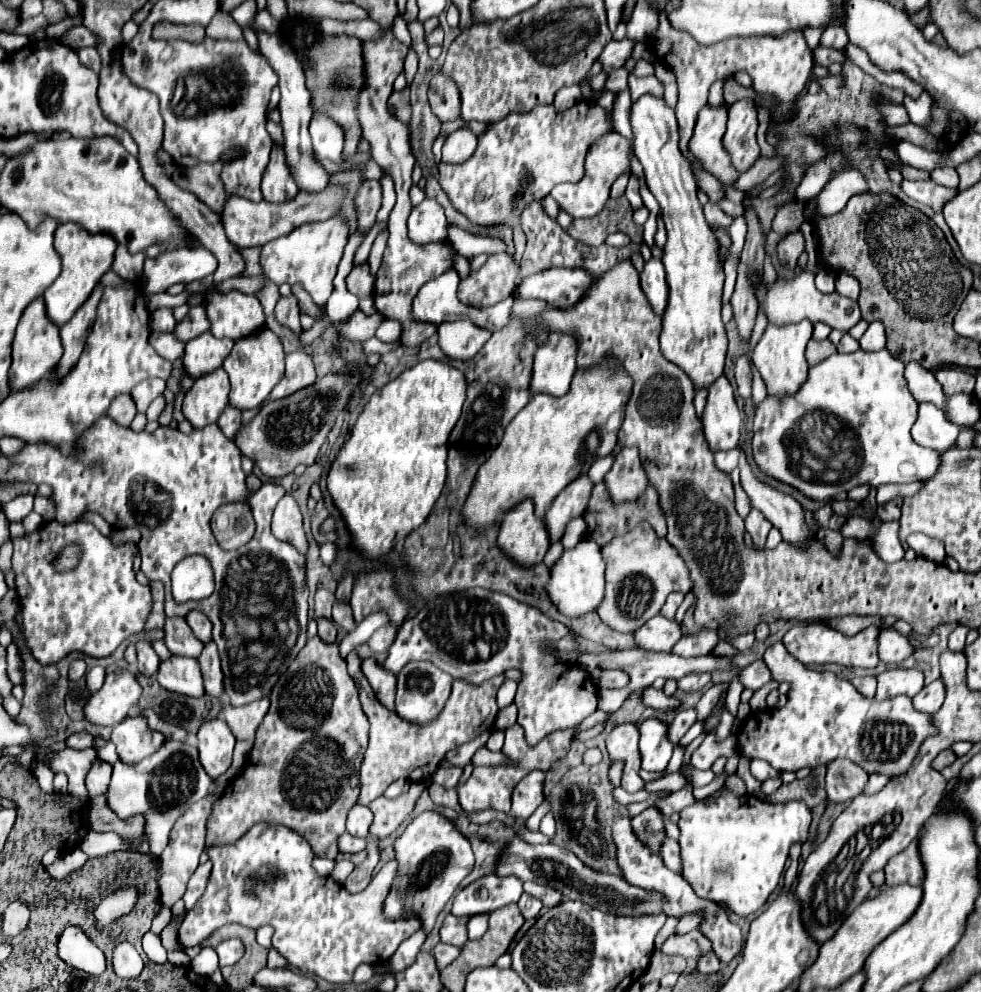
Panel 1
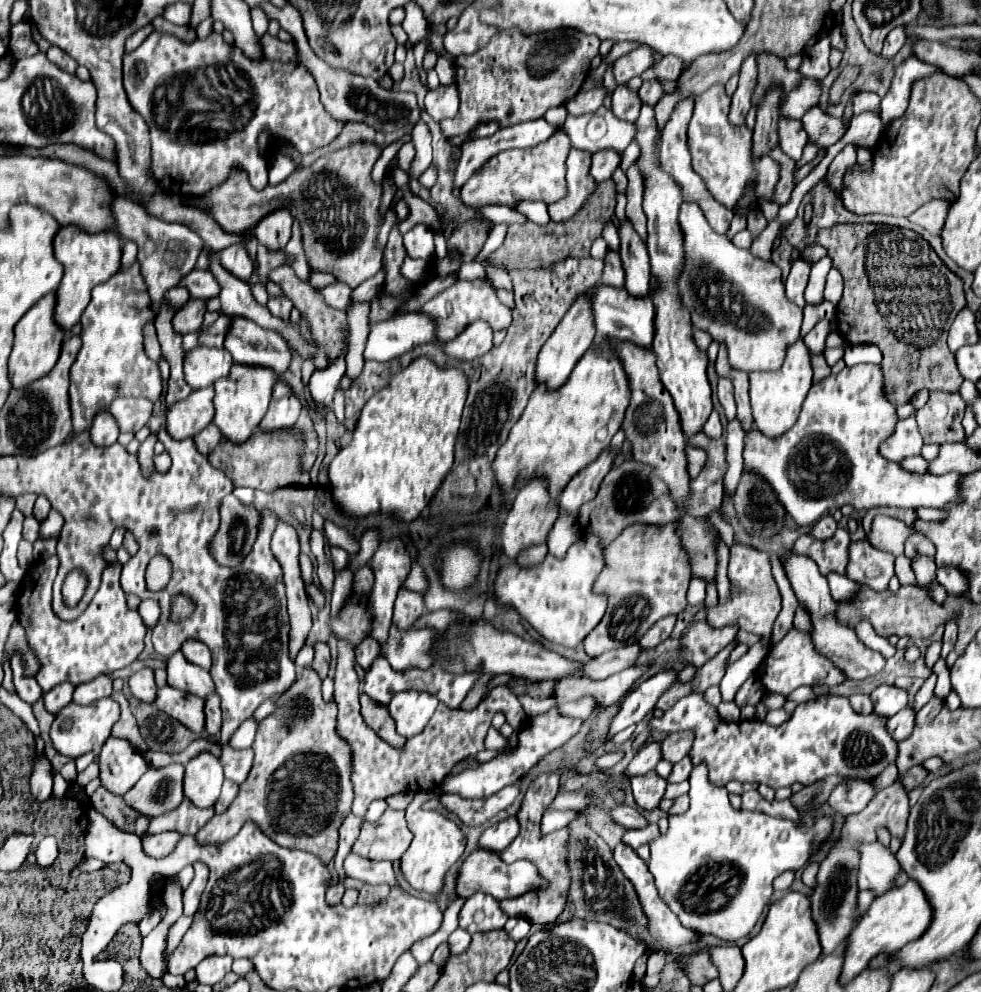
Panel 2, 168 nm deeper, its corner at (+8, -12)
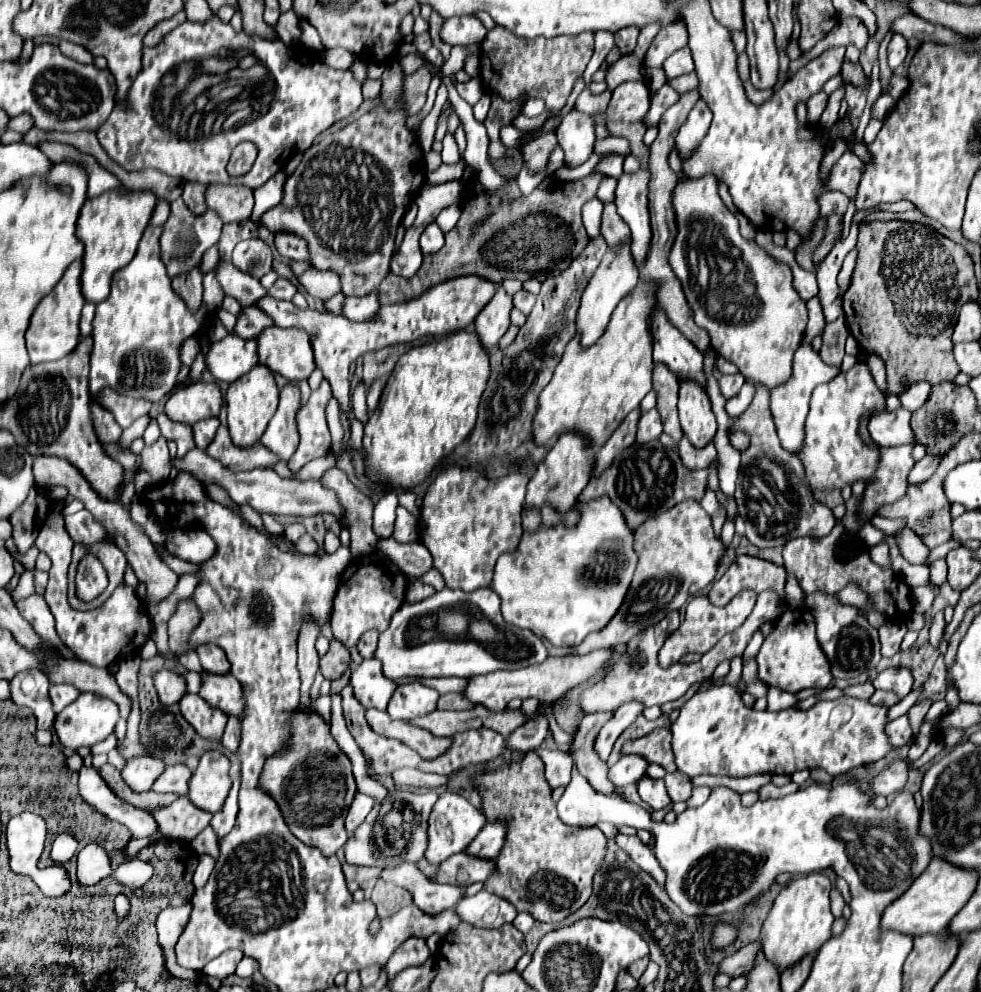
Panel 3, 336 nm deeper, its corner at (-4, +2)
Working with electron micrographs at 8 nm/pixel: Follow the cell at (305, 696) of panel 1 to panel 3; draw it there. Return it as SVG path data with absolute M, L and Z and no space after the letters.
M316 712L306 714L306 716L296 714L292 718L292 730L294 730L294 734L290 736L290 750L286 750L284 754L278 754L274 758L268 758L262 778L260 778L260 786L278 802L290 832L300 842L304 842L306 846L318 848L324 856L332 856L348 840L348 834L344 830L344 818L346 818L346 810L350 808L354 794L358 792L354 776L352 776L352 764L350 764L348 756L340 750L336 740L332 738L330 726L324 722L324 718L320 714L316 714Z

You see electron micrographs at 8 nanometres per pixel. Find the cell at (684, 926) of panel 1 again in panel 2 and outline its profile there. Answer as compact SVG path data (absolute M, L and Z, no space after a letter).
M660 950L654 952L654 954L648 958L648 970L646 970L646 974L650 976L650 974L660 972L664 964L666 964L666 954L664 954L664 950L662 950L662 952L660 952Z

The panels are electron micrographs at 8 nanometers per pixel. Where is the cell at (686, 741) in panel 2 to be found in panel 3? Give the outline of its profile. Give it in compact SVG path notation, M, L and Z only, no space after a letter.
M656 728L648 736L642 736L638 740L628 740L622 744L622 754L638 754L648 764L658 764L666 772L674 772L674 754L670 750L672 734L668 728Z

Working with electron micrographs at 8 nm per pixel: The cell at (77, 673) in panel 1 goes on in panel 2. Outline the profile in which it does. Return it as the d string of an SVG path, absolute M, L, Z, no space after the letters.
M70 682L58 684L56 688L52 688L50 692L44 694L46 710L52 712L52 714L56 714L60 708L64 708L66 704L72 702L72 694L74 694L74 684L70 684Z

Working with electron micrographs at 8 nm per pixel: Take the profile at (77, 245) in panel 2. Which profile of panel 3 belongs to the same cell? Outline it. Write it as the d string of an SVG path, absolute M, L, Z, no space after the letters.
M104 192L96 198L88 198L80 210L76 234L84 244L84 272L82 292L88 302L102 302L110 294L110 282L116 270L124 268L136 254L142 232L146 230L156 206L156 194L152 192Z

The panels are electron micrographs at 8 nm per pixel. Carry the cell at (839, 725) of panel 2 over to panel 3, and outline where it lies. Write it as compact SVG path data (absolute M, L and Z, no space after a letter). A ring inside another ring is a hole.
M704 682L702 684L702 688L694 694L694 698L690 698L684 706L682 706L682 710L680 710L680 716L678 716L678 720L670 726L670 730L672 730L672 752L674 752L674 762L676 762L676 766L678 766L678 770L680 772L684 772L688 778L694 778L694 776L700 776L700 774L718 774L718 776L750 776L750 774L794 774L796 770L804 770L804 768L822 768L822 770L826 770L828 774L832 774L832 776L838 776L838 774L844 774L844 772L848 772L848 770L852 770L852 768L856 768L856 766L862 766L862 764L870 764L870 762L876 762L876 760L880 760L880 758L884 758L890 750L892 750L892 746L890 746L890 742L888 742L888 738L886 738L886 732L884 732L884 724L886 724L886 706L874 706L874 704L870 704L868 700L858 700L858 698L838 698L838 700L832 700L832 702L818 702L816 706L812 706L810 710L796 710L796 708L792 708L792 710L782 710L782 712L770 712L770 710L764 710L764 712L758 712L758 710L754 710L754 708L746 708L744 706L744 702L742 698L740 698L740 692L734 688L734 686L730 686L730 684L722 684L722 686L712 686L710 682ZM838 704L844 704L844 706L848 706L850 710L852 710L852 716L850 716L850 720L848 722L844 722L840 728L836 728L836 730L832 730L830 728L830 712L838 706Z

